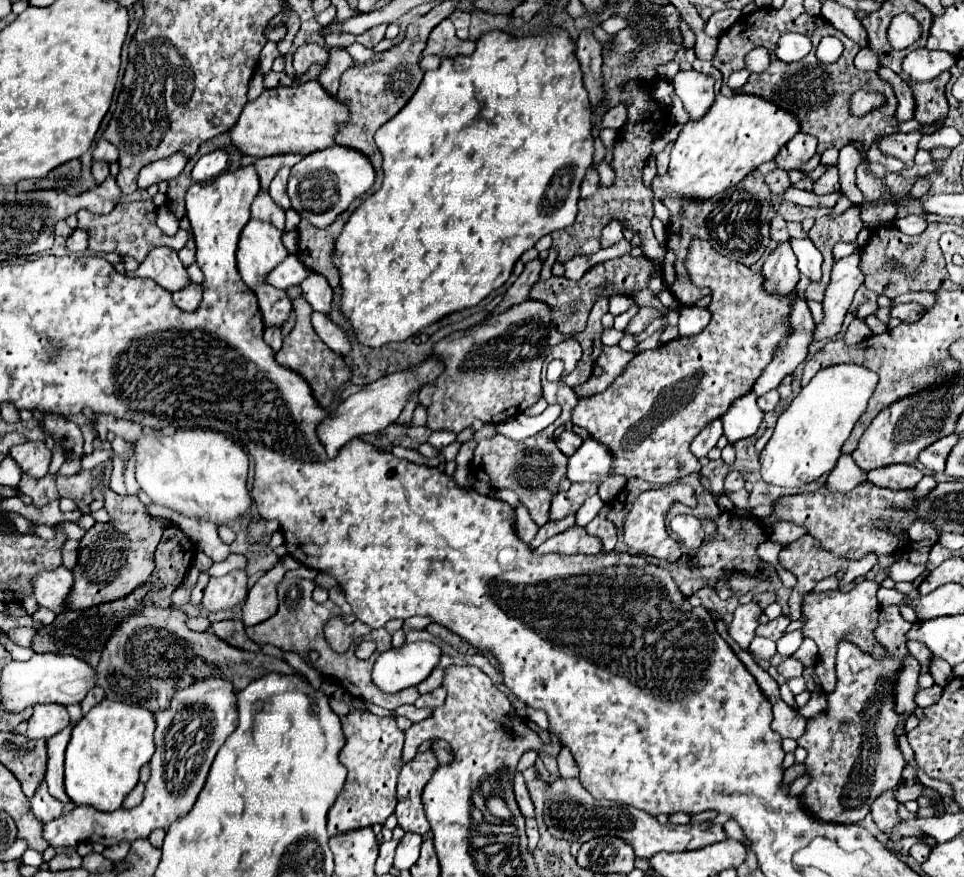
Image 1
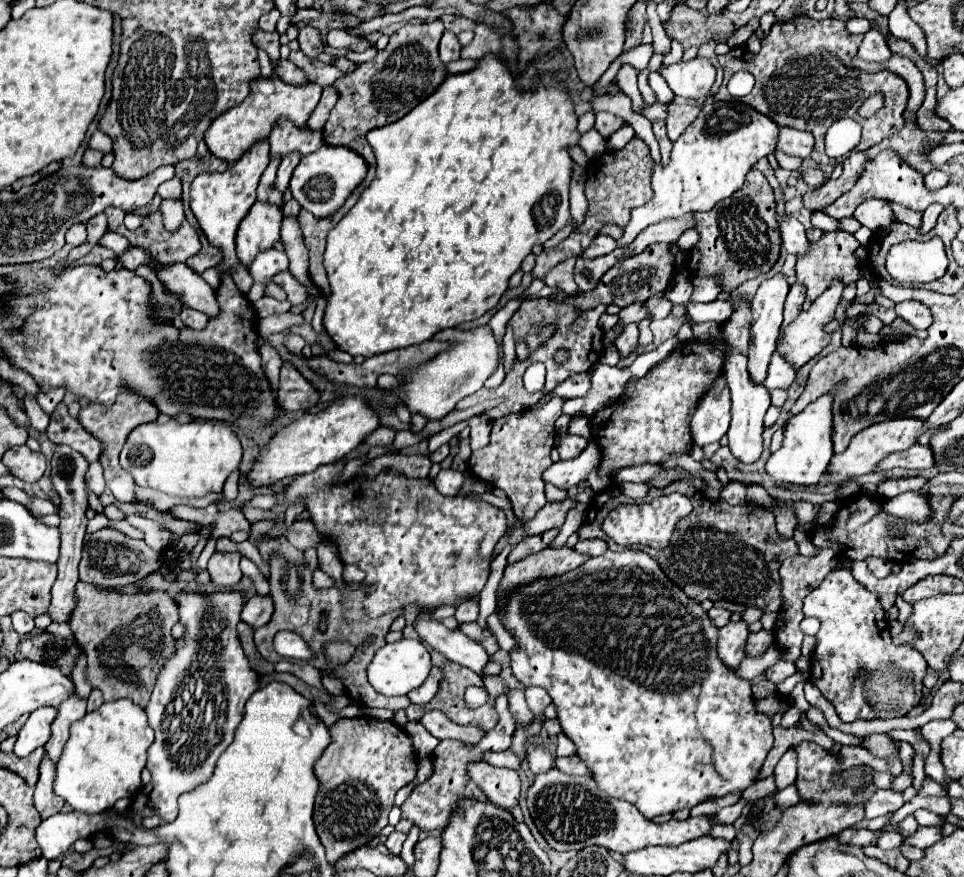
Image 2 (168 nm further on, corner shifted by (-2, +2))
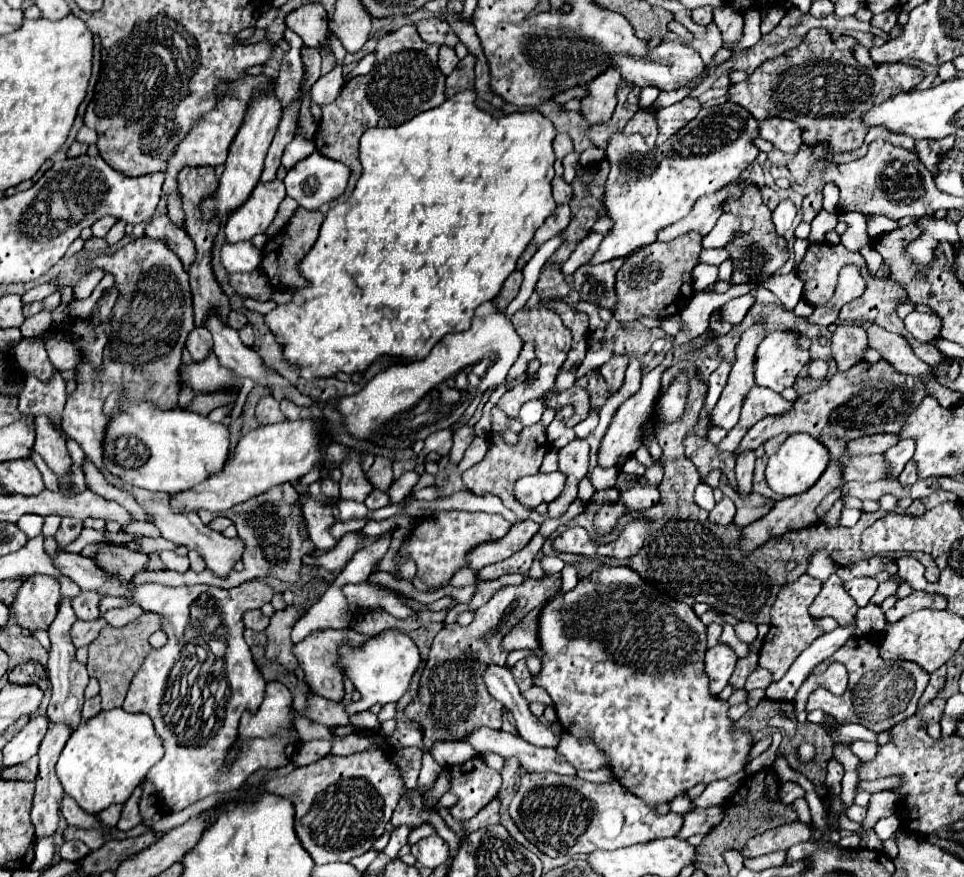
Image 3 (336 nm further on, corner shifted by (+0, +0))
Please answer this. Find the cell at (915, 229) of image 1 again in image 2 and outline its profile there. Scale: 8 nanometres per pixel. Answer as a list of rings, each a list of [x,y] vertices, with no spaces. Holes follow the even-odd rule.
[[[934,204],[934,206],[930,206],[926,212],[924,212],[924,218],[922,218],[922,222],[924,222],[924,226],[926,228],[934,228],[934,224],[936,224],[936,218],[938,218],[938,214],[942,212],[942,206],[940,204]]]

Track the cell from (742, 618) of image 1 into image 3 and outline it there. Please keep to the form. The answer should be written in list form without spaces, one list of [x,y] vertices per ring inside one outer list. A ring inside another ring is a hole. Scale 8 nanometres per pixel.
[[[718,644],[714,648],[710,648],[704,656],[704,672],[710,680],[710,690],[712,694],[720,694],[722,688],[728,684],[734,666],[736,666],[738,656],[724,644]]]

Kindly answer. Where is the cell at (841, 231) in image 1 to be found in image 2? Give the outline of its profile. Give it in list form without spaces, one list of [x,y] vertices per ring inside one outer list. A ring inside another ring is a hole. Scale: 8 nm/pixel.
[[[828,232],[818,242],[812,244],[810,256],[798,256],[796,276],[798,282],[806,286],[806,298],[816,300],[828,286],[832,278],[840,278],[844,284],[858,280],[858,260],[854,258],[854,250],[858,248],[858,240],[850,232]]]

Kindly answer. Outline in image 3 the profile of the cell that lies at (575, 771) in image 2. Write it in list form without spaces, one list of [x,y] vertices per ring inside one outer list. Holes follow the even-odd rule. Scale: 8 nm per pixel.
[[[596,770],[596,772],[578,772],[580,778],[584,780],[590,780],[590,782],[596,782],[596,784],[602,784],[602,782],[612,782],[614,776],[610,770]]]

